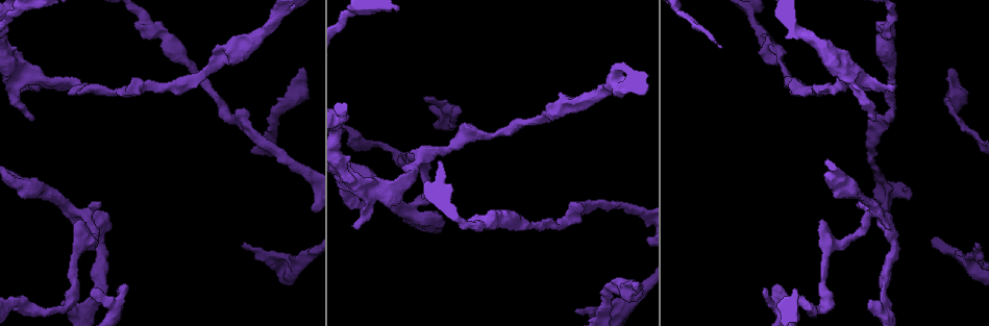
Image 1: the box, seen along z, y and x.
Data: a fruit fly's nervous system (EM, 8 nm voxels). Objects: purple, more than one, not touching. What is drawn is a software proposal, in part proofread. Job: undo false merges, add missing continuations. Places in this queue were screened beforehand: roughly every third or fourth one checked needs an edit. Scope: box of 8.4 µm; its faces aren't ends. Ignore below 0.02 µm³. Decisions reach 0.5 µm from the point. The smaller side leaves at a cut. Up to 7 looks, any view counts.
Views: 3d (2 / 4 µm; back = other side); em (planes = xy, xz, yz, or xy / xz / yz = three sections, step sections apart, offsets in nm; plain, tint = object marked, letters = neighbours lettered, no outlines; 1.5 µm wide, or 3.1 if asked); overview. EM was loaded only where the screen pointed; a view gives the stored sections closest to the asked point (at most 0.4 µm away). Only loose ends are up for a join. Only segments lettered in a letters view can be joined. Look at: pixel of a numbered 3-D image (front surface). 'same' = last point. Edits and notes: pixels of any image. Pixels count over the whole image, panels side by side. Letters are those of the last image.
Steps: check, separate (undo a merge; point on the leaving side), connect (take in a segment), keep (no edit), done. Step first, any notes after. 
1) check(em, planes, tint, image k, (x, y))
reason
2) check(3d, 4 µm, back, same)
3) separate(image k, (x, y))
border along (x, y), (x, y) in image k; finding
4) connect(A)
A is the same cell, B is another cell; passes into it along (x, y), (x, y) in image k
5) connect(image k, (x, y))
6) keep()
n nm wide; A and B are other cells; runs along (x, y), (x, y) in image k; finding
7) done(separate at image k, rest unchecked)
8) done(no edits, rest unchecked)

check(em, planes, letters, image 1, (871, 118))
an open end

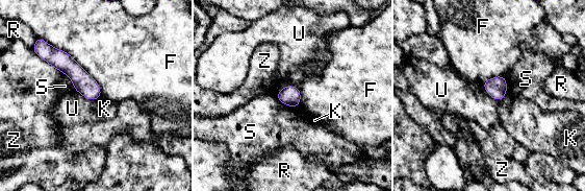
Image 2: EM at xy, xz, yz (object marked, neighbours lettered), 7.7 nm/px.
keep()
F, K, R, S, U and Z are other cells; runs along (46, 51), (62, 61), (98, 95) in image 2; none of them fits

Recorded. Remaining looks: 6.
check(3d, 4 µm, back, image 1, (885, 310))
abrupt turn

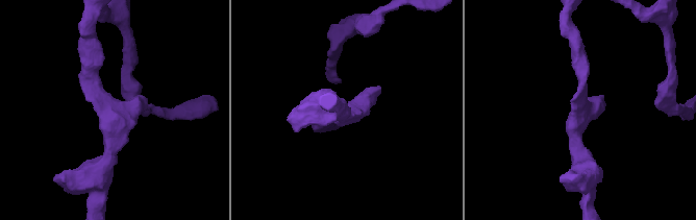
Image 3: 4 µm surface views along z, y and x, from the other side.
check(em, planes, tint, image 3, (110, 109))
need the tissue

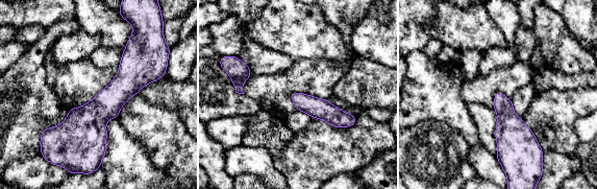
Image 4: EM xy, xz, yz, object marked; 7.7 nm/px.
check(em, planes, letters, same)

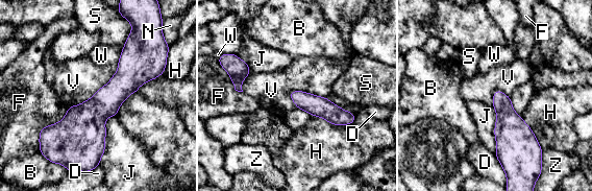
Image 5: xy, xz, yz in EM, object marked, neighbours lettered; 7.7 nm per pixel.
keep()
B, D, F, H, J, N, S, V, W and Z are other cells; border along (113, 115), (105, 121), (99, 164) in image 5; one cell here

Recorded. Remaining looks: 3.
check(em, xy, step 8, tint, image 1, (301, 69))

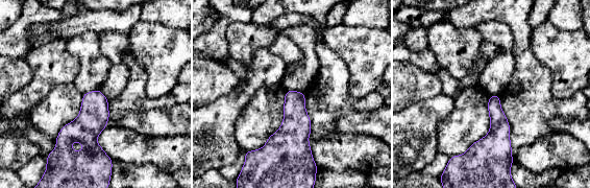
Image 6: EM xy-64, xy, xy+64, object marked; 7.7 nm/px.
check(em, planes, letters, same)
cut it another way

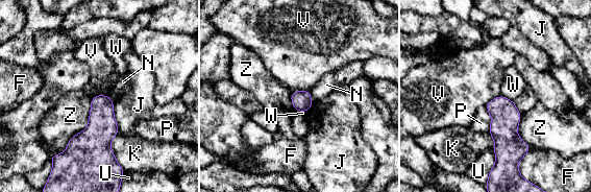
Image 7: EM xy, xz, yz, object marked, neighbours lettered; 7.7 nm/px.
keep()
F, J, K, N, P, U, V, W and Z are other cells; no lettered segment goes on from it

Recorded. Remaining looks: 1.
done(no edits, rest unchecked)

